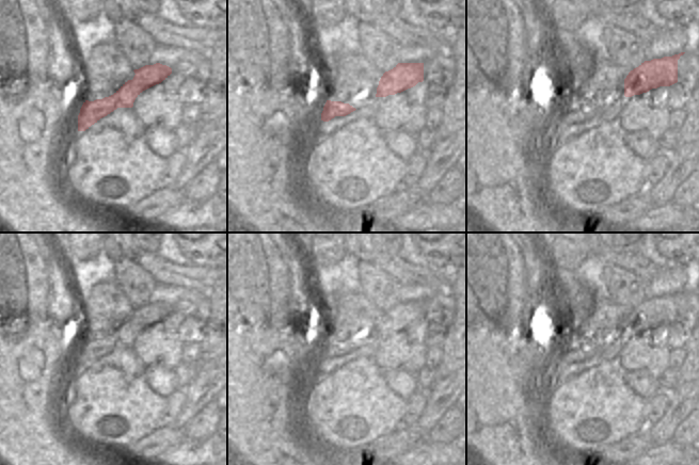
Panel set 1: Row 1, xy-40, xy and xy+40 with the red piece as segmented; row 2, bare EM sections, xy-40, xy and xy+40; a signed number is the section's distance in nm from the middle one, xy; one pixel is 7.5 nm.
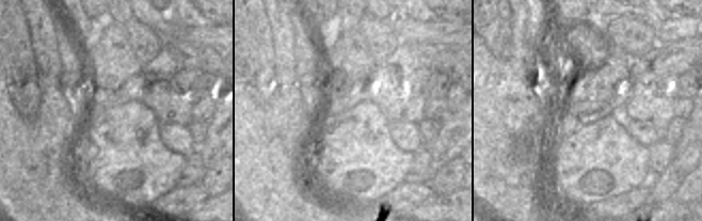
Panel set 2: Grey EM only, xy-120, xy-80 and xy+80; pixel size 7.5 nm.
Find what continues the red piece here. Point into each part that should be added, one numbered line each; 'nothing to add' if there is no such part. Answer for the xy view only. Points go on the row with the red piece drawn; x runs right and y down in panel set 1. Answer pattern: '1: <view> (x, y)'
1: xy (326, 128)

